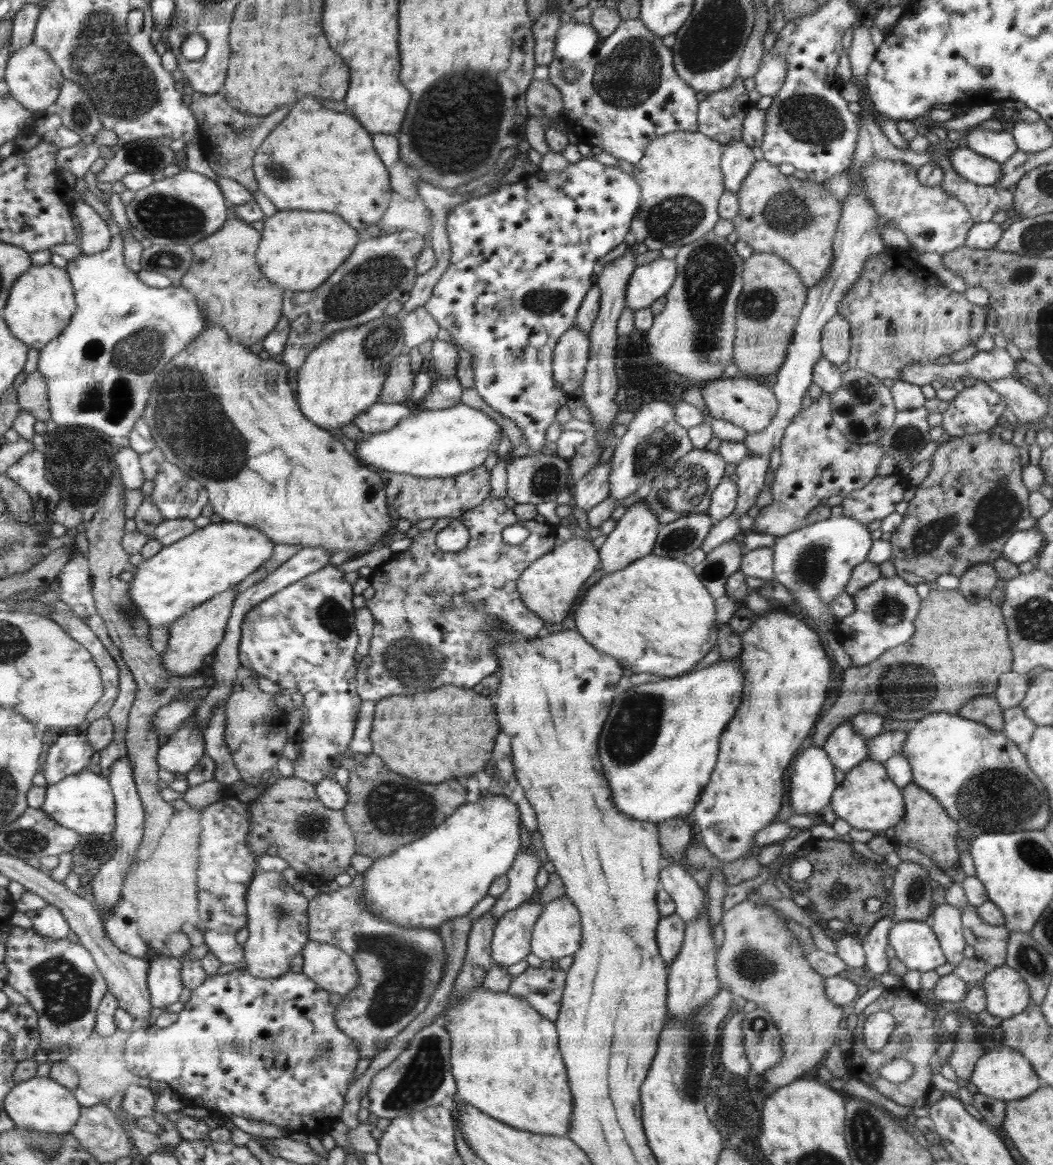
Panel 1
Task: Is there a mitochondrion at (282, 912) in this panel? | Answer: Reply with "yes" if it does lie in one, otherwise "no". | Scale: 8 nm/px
yes

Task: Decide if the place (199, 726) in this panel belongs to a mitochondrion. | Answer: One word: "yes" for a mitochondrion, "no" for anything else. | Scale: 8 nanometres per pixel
no

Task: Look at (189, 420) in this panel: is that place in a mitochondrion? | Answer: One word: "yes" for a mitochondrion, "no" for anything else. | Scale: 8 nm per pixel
yes

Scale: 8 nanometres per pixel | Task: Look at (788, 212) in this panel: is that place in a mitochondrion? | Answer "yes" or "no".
yes

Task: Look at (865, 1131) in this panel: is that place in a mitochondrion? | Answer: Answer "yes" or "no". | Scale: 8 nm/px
yes

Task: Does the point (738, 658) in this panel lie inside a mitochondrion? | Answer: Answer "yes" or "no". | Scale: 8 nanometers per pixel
no

